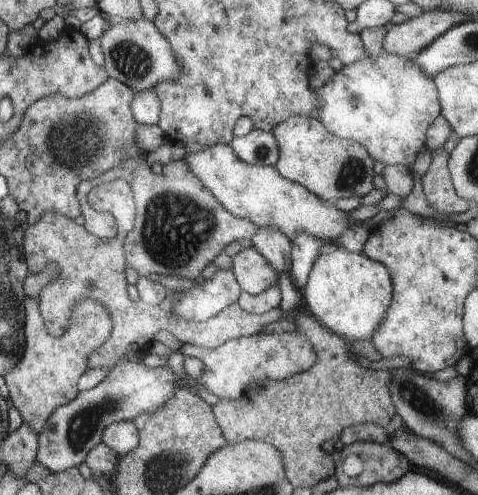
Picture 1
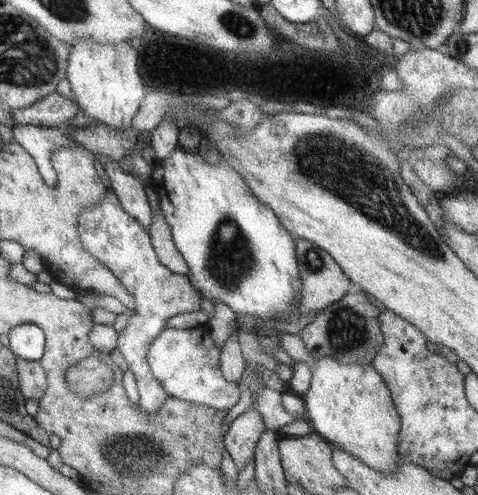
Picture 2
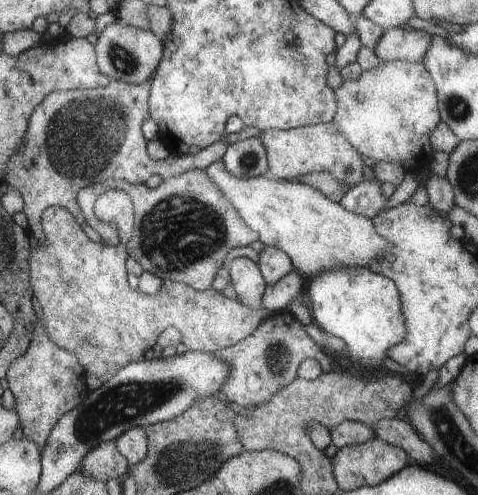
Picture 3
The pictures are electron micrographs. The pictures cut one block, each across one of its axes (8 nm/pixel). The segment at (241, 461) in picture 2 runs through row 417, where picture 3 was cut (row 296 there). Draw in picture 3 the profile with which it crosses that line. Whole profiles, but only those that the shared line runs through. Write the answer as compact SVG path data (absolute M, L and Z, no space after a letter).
M235 258L229 264L229 284L233 286L239 302L253 310L261 308L261 296L265 292L267 282L259 270L259 264L251 262L249 258Z

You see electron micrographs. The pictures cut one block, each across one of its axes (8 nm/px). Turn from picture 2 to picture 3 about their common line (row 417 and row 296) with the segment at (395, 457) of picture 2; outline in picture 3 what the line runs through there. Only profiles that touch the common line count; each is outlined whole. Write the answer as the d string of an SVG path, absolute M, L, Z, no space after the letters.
M339 266L337 270L325 270L311 278L301 294L311 310L313 324L321 328L321 332L341 338L347 344L347 358L367 370L375 366L383 368L387 350L405 336L401 300L393 280L371 272L369 268Z

